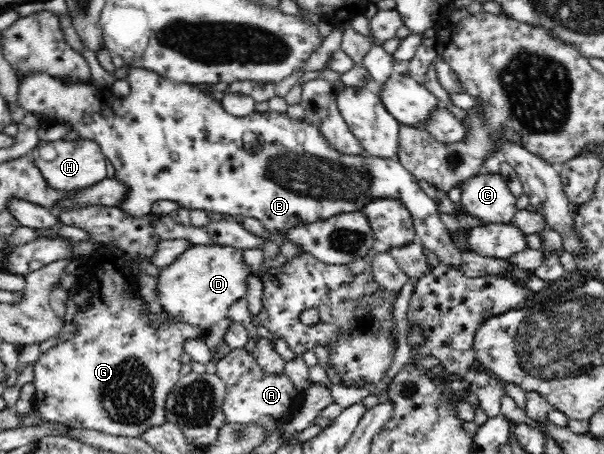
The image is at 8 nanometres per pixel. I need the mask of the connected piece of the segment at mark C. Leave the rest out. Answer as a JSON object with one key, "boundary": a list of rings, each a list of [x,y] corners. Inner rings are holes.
{"boundary":[[[487,169],[474,174],[472,178],[468,178],[466,182],[462,182],[462,205],[467,210],[467,214],[476,216],[484,220],[484,222],[508,224],[518,212],[518,197],[512,190],[508,188],[504,177],[499,172],[490,172]]]}

